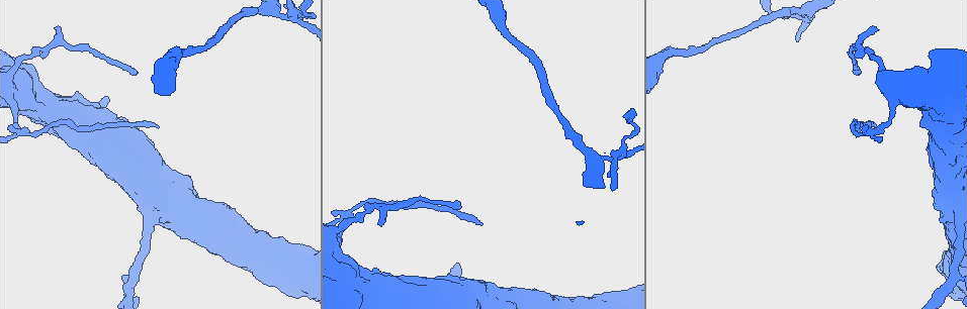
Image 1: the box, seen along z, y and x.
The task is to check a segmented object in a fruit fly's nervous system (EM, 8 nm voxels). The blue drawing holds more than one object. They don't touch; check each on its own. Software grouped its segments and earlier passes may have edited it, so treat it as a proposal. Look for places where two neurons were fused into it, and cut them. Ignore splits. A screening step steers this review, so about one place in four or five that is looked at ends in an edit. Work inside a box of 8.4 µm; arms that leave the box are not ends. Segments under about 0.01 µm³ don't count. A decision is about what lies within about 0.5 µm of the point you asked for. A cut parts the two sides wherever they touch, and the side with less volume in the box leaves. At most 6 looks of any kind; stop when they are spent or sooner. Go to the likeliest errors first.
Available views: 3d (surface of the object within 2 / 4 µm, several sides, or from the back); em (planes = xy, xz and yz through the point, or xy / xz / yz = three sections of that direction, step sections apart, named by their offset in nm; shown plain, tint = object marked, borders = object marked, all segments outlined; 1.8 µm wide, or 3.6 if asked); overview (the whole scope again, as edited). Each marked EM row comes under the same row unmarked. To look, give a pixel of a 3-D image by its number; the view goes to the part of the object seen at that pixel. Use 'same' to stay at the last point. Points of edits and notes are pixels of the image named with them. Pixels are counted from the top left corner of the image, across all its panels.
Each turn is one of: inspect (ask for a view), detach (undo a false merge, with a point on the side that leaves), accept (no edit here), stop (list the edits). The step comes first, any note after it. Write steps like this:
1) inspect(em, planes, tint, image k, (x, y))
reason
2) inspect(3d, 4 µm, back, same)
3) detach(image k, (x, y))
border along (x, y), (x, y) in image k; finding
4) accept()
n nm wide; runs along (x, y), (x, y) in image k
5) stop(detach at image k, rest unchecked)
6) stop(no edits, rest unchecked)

inspect(3d, 4 µm, image 1, (281, 14))
two arms at a narrow angle

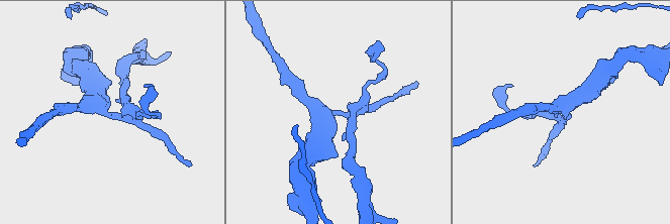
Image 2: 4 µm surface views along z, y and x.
inspect(em, planes, borders, image 2, (564, 117))

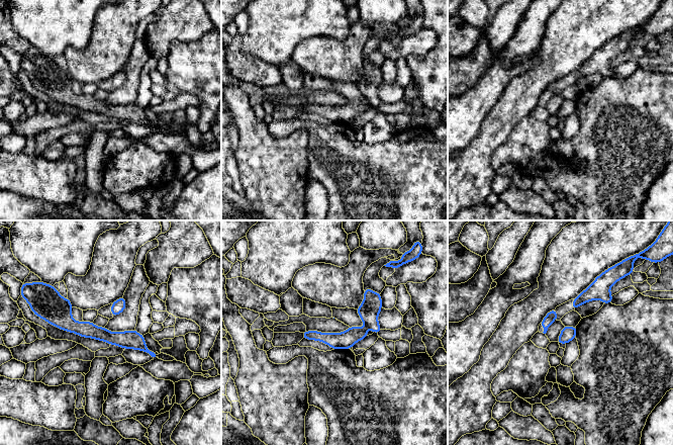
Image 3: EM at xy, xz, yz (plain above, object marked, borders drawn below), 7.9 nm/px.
detach(image 3, (371, 306))
border along (364, 323), (371, 328) in image 3; a second neuron is stuck on

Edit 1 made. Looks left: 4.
inspect(overview)

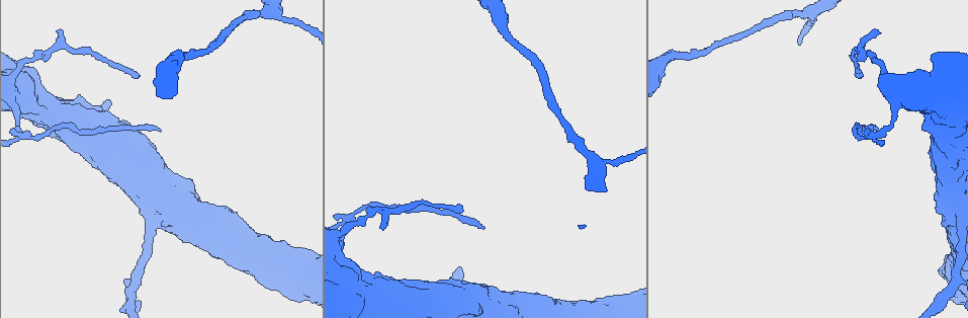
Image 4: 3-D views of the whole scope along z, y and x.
inspect(3d, 4 µm, image 4, (940, 99))

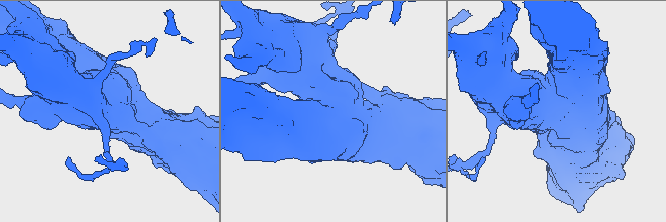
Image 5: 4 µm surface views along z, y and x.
inspect(em, 3.6 µm, xz, step 8, tint, image 5, (555, 111))
shape alone is not enough

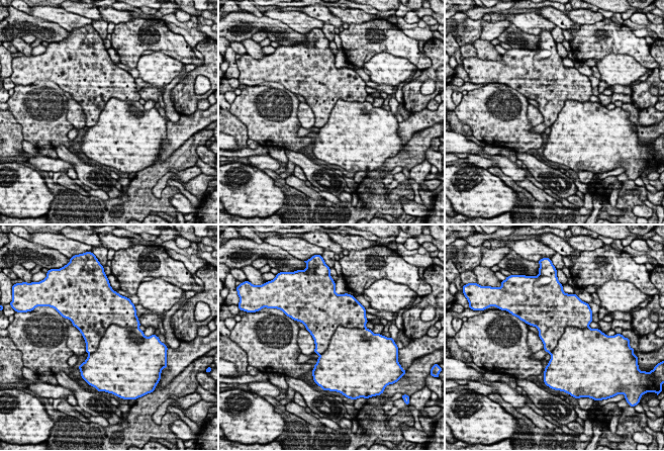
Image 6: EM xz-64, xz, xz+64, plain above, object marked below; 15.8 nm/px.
inspect(em, 3.6 µm, yz, step 4, borders, same)

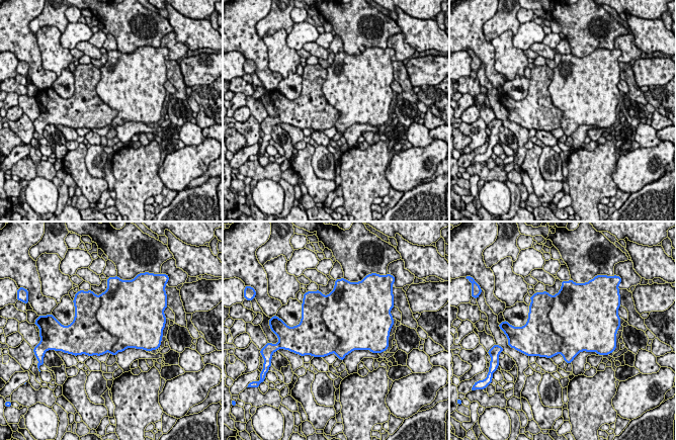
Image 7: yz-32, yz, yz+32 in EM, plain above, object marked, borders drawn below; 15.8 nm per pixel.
accept()
one neuron here

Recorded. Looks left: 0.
stop(detach at image 3, rest unchecked)

